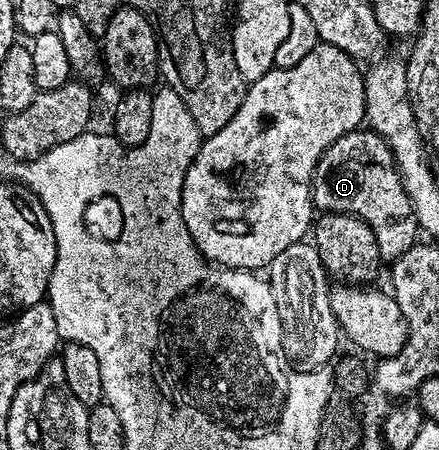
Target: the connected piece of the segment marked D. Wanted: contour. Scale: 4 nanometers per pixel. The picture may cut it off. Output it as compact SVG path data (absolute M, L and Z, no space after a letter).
M359 127L323 151L310 179L310 196L315 210L322 213L351 213L364 219L376 235L383 262L392 263L419 240L418 220L394 163L394 152L369 128Z

